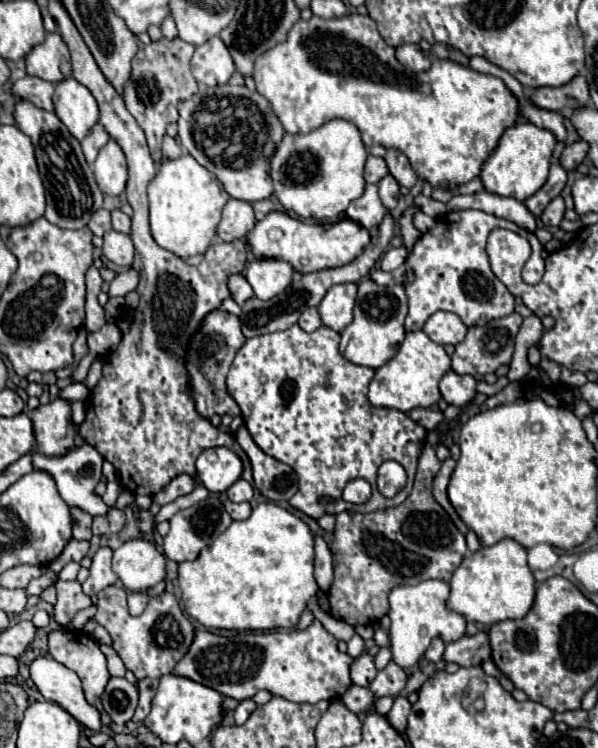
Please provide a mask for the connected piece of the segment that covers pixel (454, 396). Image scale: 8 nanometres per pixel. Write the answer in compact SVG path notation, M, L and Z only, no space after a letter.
M450 370L440 380L440 394L448 404L454 404L458 408L468 406L476 396L476 380L474 376L458 376Z

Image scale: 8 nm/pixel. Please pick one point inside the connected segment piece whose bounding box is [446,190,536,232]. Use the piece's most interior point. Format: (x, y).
(509, 208)

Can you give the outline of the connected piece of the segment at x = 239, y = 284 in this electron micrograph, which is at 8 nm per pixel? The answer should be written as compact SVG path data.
M236 274L236 276L230 276L230 292L232 292L232 298L242 306L248 298L254 296L254 290L250 290L250 284L248 280L242 276L242 274Z

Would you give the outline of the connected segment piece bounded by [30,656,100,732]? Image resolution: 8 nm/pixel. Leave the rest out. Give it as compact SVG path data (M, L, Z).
M38 656L30 664L30 678L46 700L60 704L86 728L94 732L100 730L100 714L86 702L80 678L74 670L50 656Z

